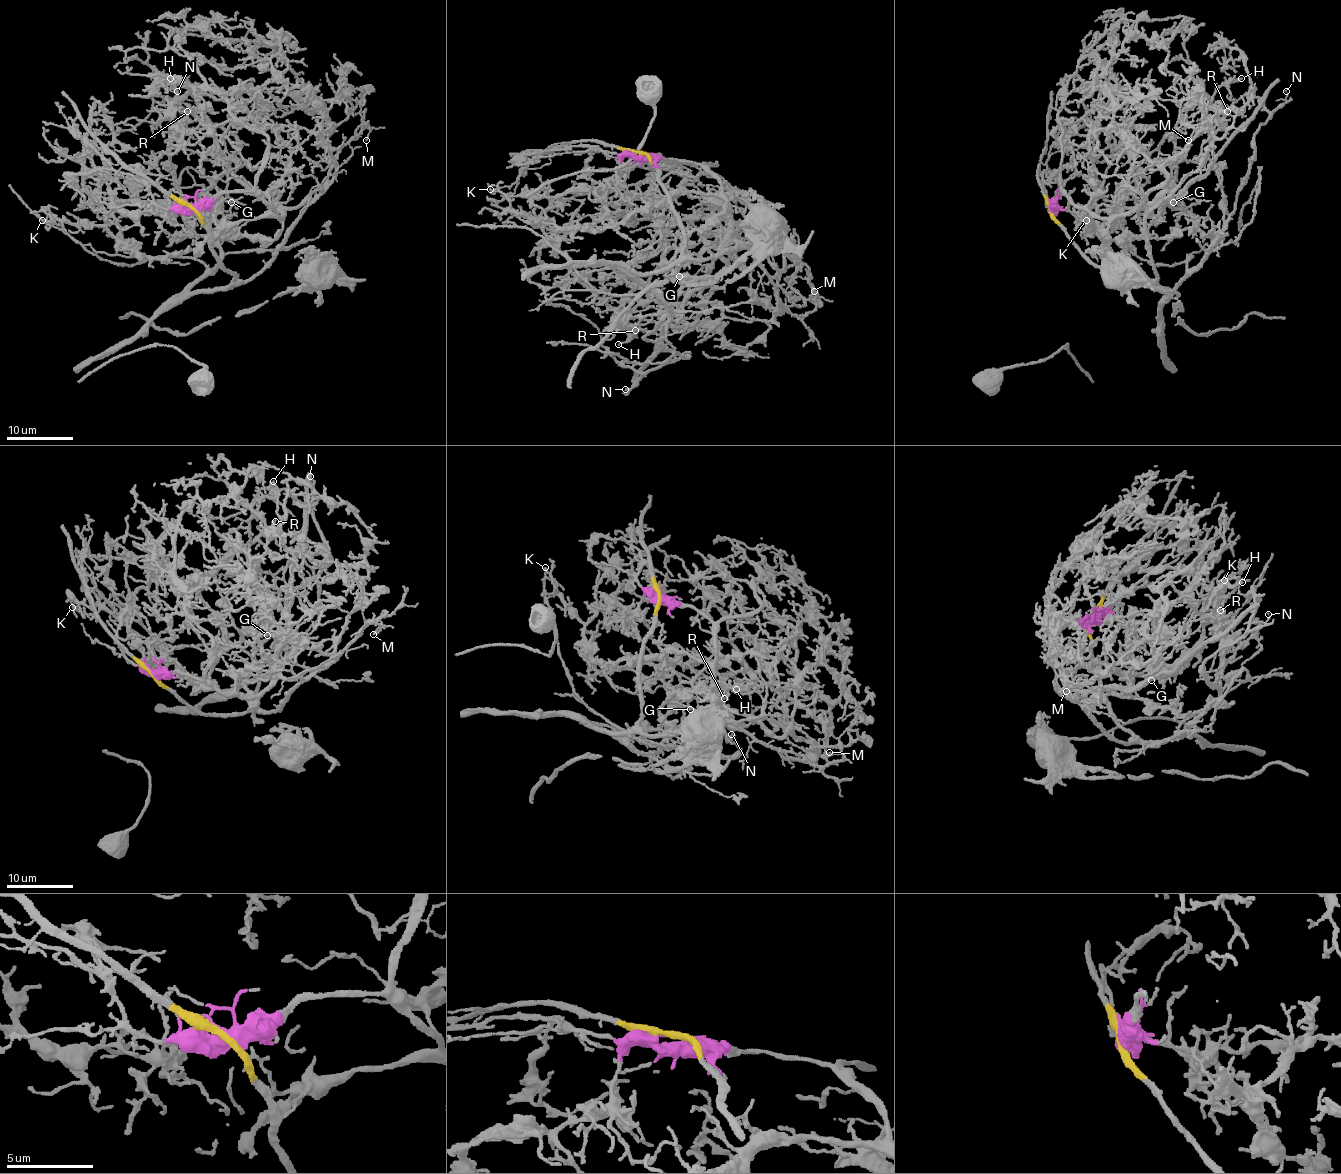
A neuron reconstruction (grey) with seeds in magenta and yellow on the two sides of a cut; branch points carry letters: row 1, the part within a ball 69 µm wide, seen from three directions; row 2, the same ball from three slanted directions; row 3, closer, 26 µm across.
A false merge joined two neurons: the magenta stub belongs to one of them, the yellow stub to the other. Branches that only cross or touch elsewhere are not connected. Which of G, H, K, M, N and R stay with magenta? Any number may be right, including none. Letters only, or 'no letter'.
G, H, K, R

